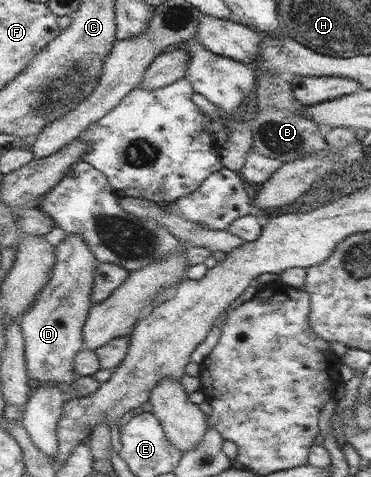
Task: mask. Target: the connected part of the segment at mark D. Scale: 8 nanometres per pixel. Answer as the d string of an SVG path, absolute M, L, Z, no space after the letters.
M67 233L65 239L56 246L55 258L53 276L42 287L29 309L21 314L21 333L25 343L27 373L32 384L55 381L71 386L78 378L73 368L76 356L85 350L83 324L93 306L91 283L95 282L98 262L83 237L75 233Z

